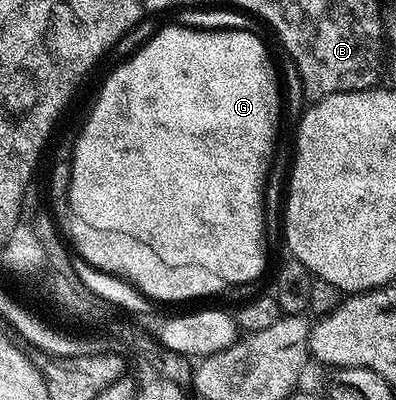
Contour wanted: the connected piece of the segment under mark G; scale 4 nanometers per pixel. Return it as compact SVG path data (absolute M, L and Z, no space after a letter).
M169 23L164 27L157 28L153 36L129 56L126 63L115 66L109 72L112 74L105 79L92 105L92 114L85 119L76 137L76 146L72 149L68 202L76 206L80 216L92 225L135 233L168 262L205 265L208 269L216 269L222 277L232 278L236 287L243 287L247 281L256 281L264 273L264 176L268 173L272 144L276 141L276 117L272 114L272 108L280 97L276 90L276 69L268 58L267 47L255 33L236 29L189 29L184 25Z

